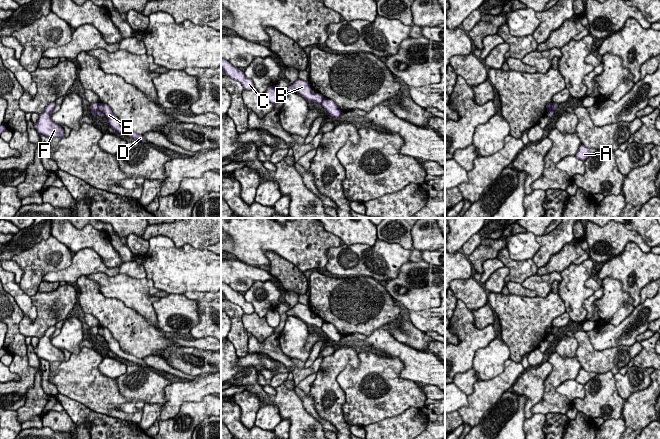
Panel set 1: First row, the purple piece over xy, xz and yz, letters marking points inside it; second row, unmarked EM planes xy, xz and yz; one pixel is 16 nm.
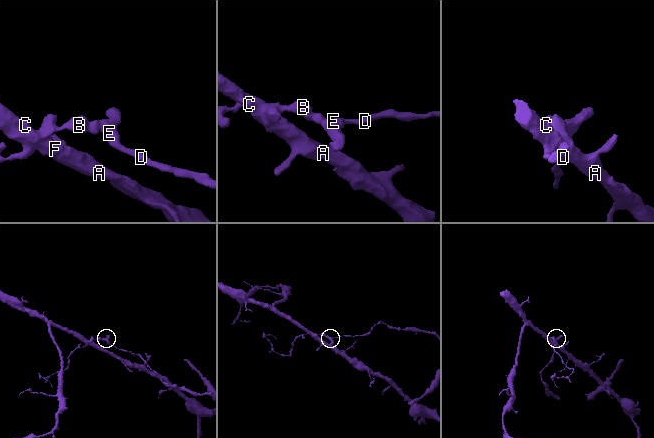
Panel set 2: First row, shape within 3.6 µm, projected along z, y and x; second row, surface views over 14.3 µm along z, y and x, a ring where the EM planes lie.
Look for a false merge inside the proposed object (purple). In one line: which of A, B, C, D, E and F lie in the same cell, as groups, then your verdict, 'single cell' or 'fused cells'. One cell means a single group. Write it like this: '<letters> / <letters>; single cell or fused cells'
A B C F / D E; fused cells

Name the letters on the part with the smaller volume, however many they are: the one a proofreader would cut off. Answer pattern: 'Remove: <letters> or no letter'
Remove: D, E

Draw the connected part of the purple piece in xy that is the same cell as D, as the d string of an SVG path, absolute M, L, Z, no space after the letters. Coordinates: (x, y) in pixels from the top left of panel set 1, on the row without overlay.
M104 327L98 328L98 337L102 340L105 340L108 343L109 351L113 352L117 356L129 360L135 364L139 364L141 366L147 366L144 360L136 358L131 354L126 354L121 350L119 343L113 338L111 332Z

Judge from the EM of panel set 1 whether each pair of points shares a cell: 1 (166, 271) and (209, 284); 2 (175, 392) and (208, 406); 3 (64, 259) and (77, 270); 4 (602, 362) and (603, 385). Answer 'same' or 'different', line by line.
1: same
2: different
3: different
4: different

